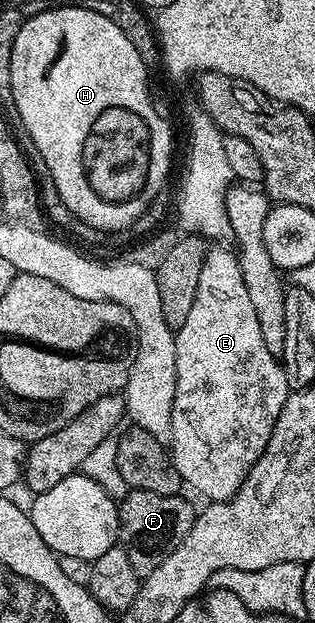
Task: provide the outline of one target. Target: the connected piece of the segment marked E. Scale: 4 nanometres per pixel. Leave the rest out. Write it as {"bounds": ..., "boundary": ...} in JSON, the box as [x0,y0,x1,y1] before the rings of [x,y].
{"bounds":[170,246,289,502],"boundary":[[[215,246],[209,247],[202,274],[198,277],[198,295],[194,298],[194,306],[182,322],[180,328],[175,329],[176,333],[176,357],[178,358],[178,374],[174,386],[174,414],[172,415],[172,439],[170,441],[170,455],[172,465],[178,470],[181,481],[188,484],[196,492],[201,492],[208,502],[228,500],[242,486],[246,474],[258,462],[266,442],[270,442],[270,434],[274,430],[274,422],[278,422],[278,414],[282,414],[282,406],[289,394],[288,374],[284,370],[283,363],[270,350],[266,350],[266,341],[262,339],[262,330],[258,326],[258,314],[254,314],[254,306],[250,303],[250,294],[246,291],[246,282],[242,280],[242,266],[240,257],[235,251],[223,252]]]}

